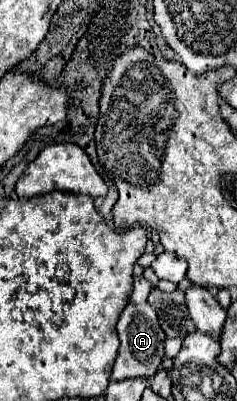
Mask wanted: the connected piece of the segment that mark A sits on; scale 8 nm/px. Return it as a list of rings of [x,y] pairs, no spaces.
[[[135,276],[129,304],[125,306],[125,310],[121,312],[121,318],[117,322],[117,334],[119,334],[121,346],[119,346],[119,354],[115,358],[115,364],[113,364],[111,380],[125,380],[125,378],[135,378],[135,376],[153,376],[157,372],[161,360],[163,360],[163,342],[167,336],[159,326],[159,318],[157,318],[155,310],[147,304],[147,296],[154,288],[163,292],[173,292],[177,289],[177,285],[160,280],[157,286],[153,287],[143,276]]]

